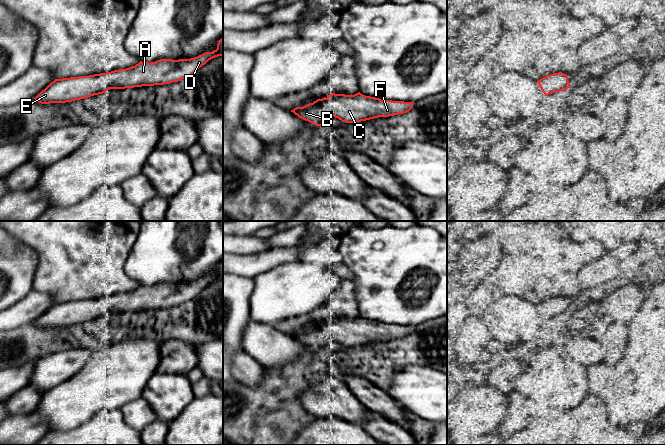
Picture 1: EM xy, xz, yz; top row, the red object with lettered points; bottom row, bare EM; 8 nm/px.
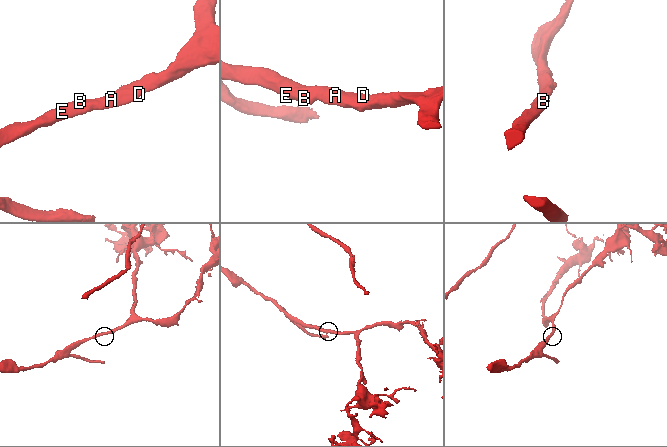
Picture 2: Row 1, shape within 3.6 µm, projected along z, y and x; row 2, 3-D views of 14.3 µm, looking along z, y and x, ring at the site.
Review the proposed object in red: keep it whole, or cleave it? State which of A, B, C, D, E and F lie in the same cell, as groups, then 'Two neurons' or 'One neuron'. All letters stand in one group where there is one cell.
Groups: A B C D E F. One neuron

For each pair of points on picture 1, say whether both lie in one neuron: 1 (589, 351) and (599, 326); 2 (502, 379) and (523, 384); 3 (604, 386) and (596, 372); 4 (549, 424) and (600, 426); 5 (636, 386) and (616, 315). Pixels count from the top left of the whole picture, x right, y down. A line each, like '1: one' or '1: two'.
1: two
2: two
3: one
4: one
5: two

